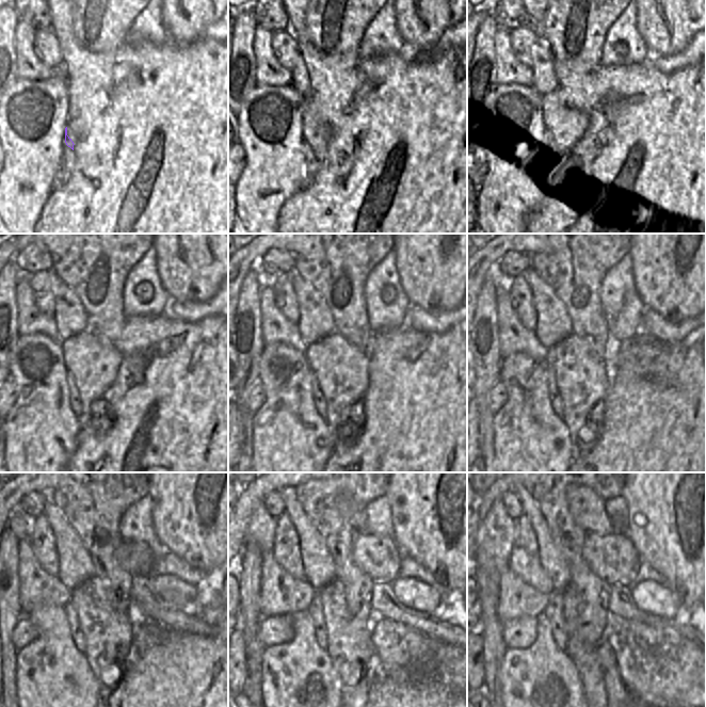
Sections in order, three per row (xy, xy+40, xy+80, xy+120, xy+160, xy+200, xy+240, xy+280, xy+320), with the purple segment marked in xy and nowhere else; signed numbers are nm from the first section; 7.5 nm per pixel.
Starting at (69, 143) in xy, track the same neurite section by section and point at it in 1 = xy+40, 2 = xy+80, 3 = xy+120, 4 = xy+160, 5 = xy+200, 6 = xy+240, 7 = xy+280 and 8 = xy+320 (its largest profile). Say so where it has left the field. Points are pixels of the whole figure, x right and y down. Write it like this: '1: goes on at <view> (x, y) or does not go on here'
1: goes on at xy+40 (317, 131)
2: goes on at xy+80 (563, 127)
3: goes on at xy+120 (92, 360)
4: goes on at xy+160 (340, 368)
5: goes on at xy+200 (580, 374)
6: goes on at xy+240 (108, 633)
7: goes on at xy+280 (352, 654)
8: goes on at xy+320 (584, 656)

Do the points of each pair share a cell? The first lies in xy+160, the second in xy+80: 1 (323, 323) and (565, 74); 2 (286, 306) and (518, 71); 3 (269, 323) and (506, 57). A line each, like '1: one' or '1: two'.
1: two
2: two
3: one

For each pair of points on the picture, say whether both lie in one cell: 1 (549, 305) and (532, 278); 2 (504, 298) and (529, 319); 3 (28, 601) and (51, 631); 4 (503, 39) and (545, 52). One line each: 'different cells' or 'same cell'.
1: same cell
2: different cells
3: different cells
4: different cells

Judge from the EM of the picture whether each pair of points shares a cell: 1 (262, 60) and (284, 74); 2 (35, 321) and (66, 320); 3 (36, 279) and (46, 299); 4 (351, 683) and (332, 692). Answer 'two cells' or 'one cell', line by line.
1: one cell
2: two cells
3: one cell
4: two cells

